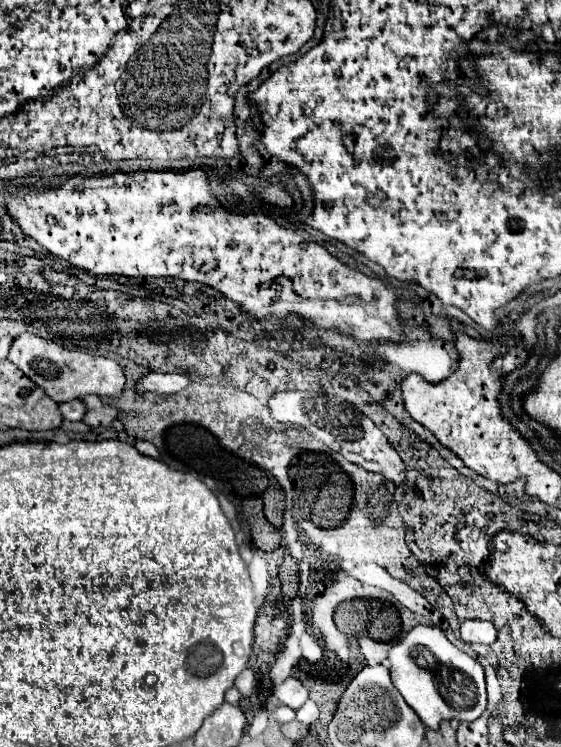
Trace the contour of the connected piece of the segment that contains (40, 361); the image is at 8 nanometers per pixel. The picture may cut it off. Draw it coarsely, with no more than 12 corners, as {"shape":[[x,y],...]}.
{"shape":[[35,334],[9,360],[57,402],[115,396],[121,366]]}

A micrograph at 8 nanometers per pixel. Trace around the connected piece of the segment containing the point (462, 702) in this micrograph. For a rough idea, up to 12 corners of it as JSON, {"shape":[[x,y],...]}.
{"shape":[[439,626],[389,650],[393,686],[427,728],[487,708],[483,666]]}

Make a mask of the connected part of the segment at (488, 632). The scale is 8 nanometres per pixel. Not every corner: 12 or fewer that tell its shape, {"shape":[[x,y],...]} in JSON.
{"shape":[[465,620],[461,638],[465,642],[493,644],[497,628],[483,620]]}

